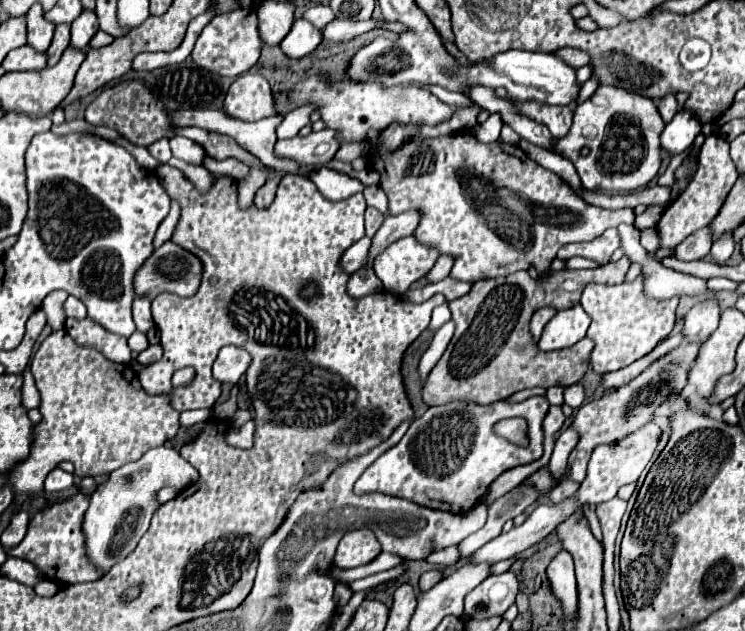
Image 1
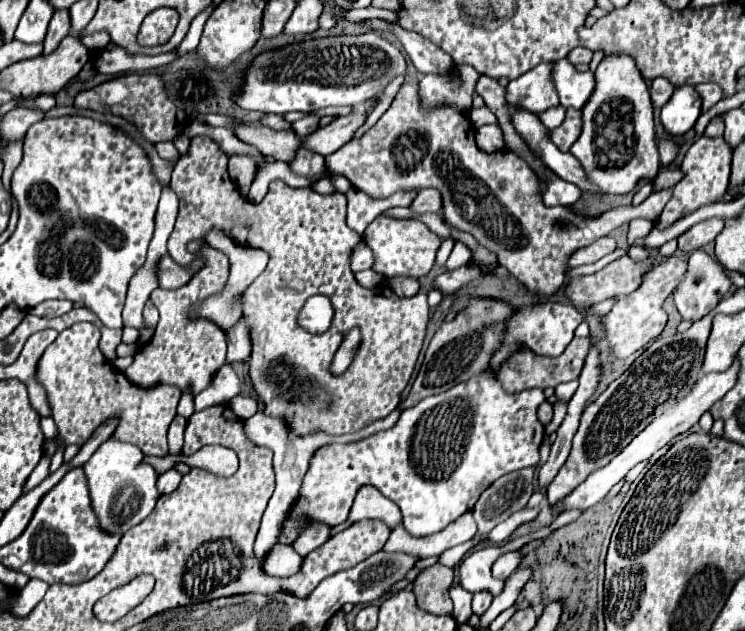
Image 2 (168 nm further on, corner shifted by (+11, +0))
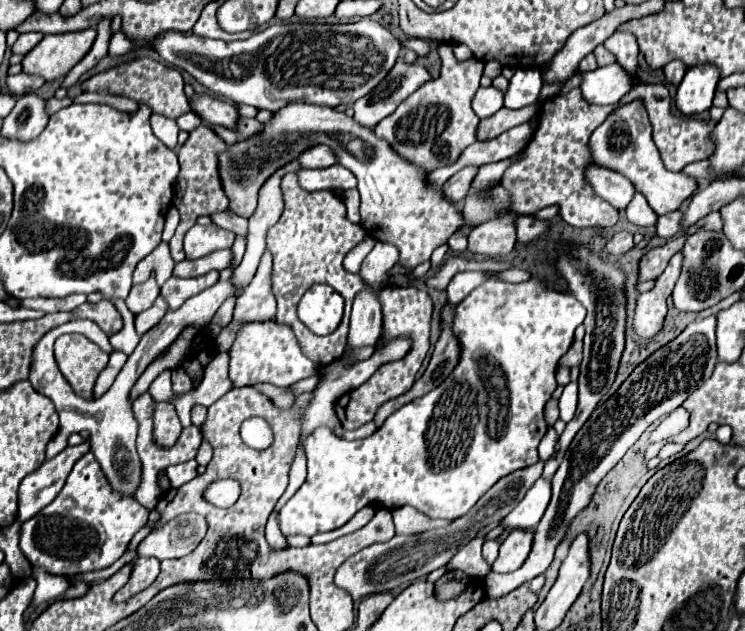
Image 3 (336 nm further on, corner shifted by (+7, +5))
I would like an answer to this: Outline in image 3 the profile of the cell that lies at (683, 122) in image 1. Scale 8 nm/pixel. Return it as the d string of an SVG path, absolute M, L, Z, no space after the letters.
M696 65L686 71L676 91L676 107L682 115L702 115L712 107L714 91L720 81L714 65Z

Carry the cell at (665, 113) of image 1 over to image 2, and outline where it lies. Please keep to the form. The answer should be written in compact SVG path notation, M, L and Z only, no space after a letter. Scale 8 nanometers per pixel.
M656 78L656 80L652 80L650 96L652 96L652 104L654 104L654 106L662 108L662 106L670 100L672 92L674 92L674 86L672 86L666 78Z

